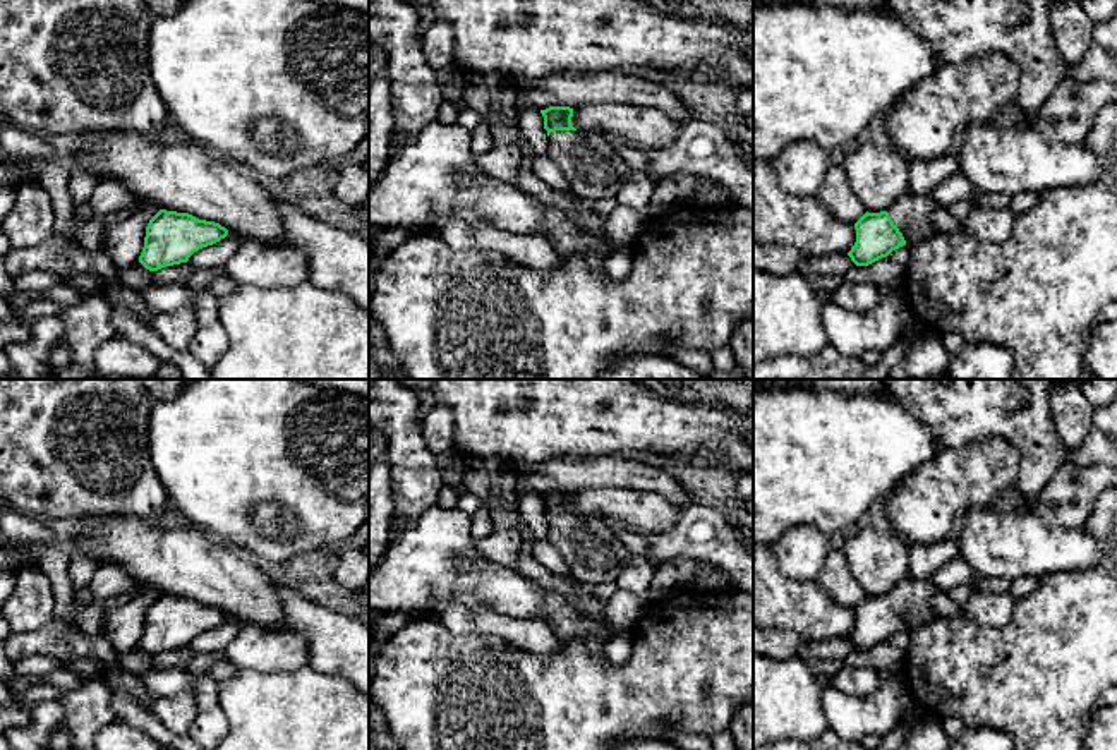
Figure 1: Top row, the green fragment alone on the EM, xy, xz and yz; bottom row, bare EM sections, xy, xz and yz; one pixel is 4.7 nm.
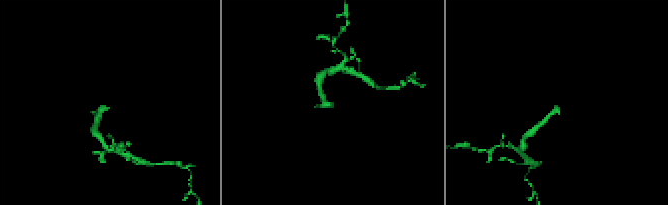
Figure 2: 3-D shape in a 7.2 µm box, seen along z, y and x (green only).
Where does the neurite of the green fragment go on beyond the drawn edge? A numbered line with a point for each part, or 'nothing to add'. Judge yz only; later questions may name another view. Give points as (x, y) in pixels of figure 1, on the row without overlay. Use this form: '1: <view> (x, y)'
1: yz (910, 598)

